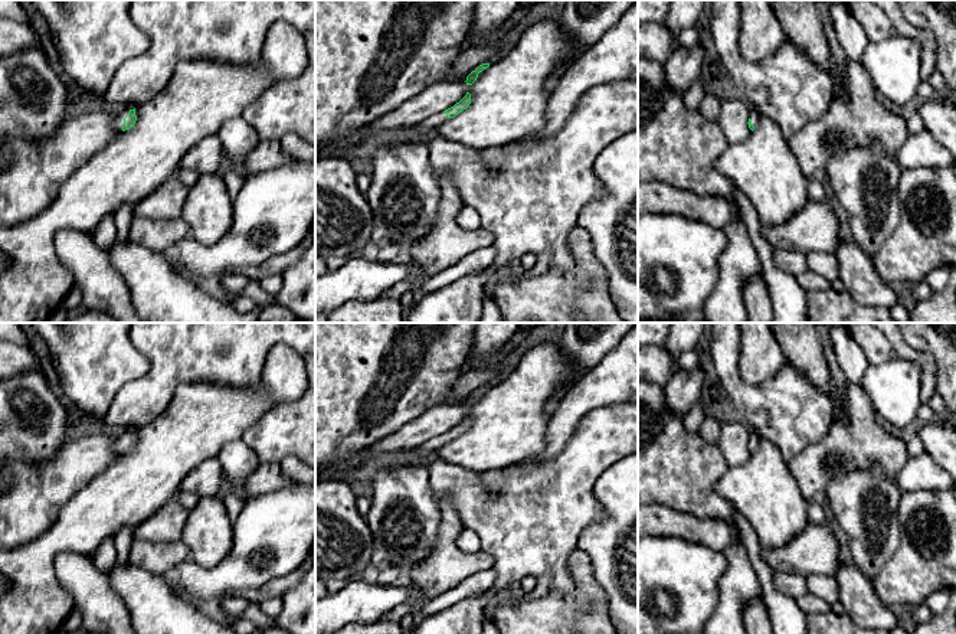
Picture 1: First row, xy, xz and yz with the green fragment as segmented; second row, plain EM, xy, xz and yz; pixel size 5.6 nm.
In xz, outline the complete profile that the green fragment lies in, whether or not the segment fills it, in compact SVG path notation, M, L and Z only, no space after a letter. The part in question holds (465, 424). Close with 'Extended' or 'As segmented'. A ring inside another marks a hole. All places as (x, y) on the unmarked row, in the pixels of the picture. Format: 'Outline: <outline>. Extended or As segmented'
Outline: M466 415L466 418L456 425L454 429L445 432L443 435L439 435L436 438L432 438L429 441L426 441L425 444L422 444L418 450L419 450L419 455L420 457L426 457L428 454L438 451L441 447L443 447L448 441L454 441L455 438L458 438L459 435L462 435L464 432L466 432L471 427L471 416Z. Extended

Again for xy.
Outline: M135 431L134 432L124 432L115 437L115 442L114 442L114 450L117 452L130 452L131 450L134 450L135 444L137 444L137 438L135 438Z. Extended

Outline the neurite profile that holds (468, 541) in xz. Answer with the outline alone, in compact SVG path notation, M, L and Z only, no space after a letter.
M464 527L462 532L458 535L456 543L464 552L481 552L481 540L478 535L468 527Z

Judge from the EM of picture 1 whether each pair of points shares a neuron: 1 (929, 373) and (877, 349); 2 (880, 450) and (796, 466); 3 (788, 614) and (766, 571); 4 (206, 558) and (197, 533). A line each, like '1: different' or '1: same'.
1: different
2: same
3: same
4: same

